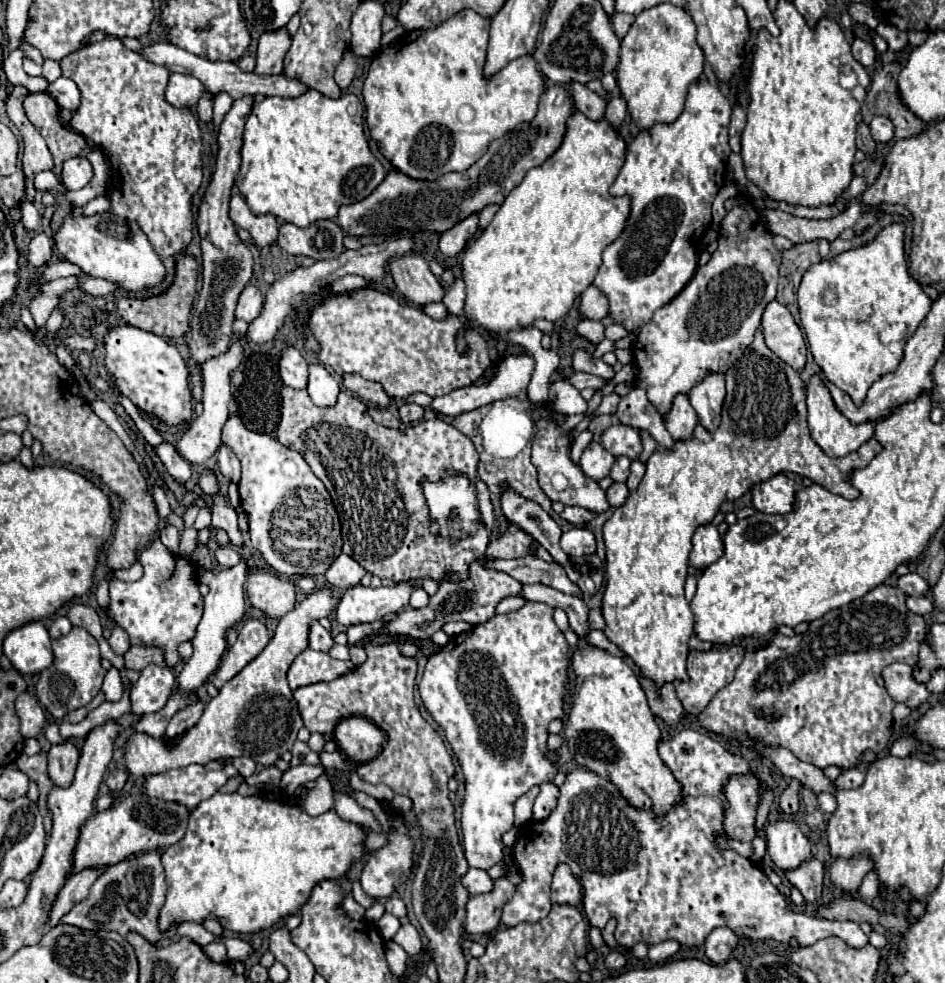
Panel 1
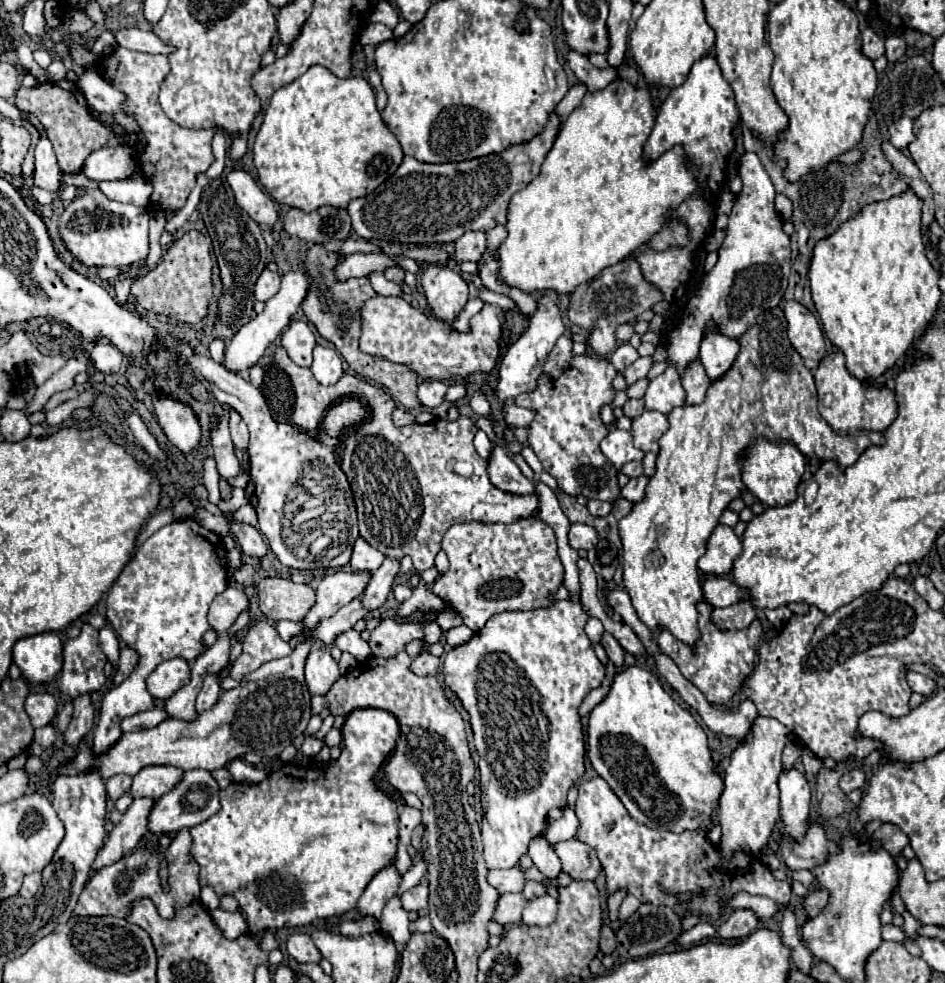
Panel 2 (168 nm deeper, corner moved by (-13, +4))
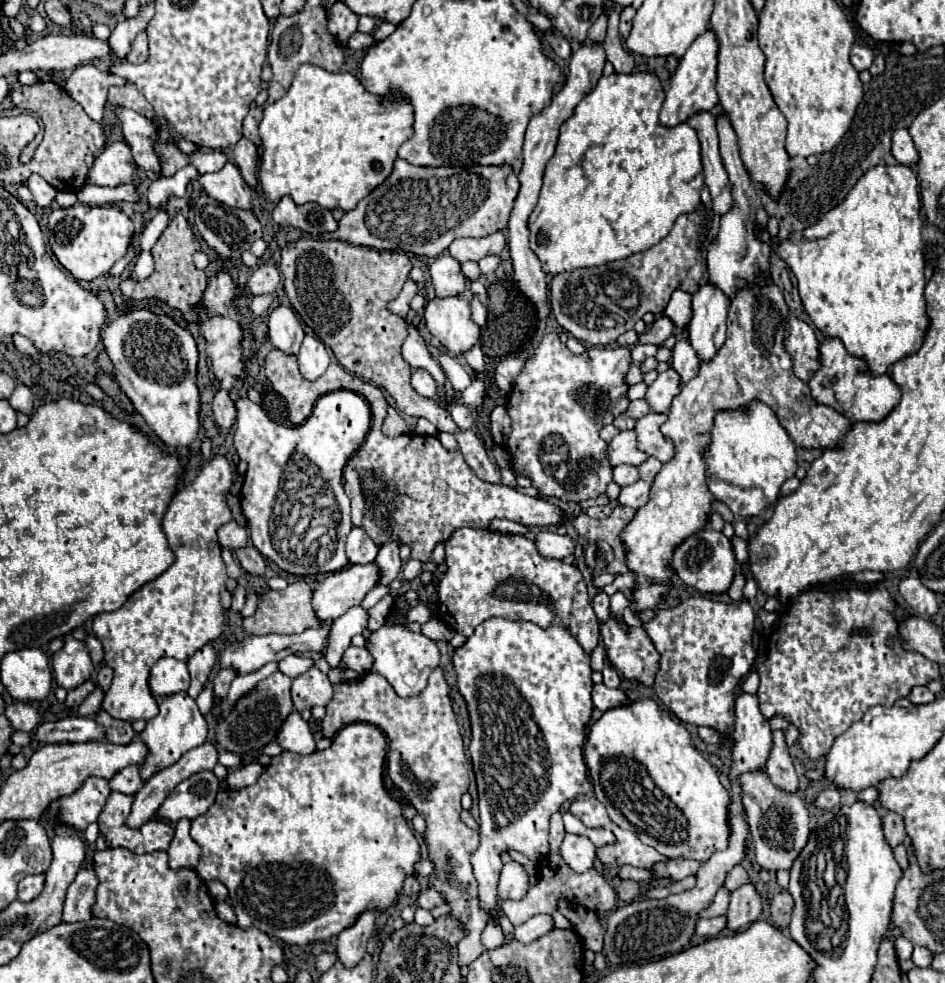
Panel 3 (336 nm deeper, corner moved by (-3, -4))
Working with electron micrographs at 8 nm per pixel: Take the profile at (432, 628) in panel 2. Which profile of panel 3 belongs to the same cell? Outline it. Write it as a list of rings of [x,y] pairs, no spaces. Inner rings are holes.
[[[429,620],[421,626],[421,634],[429,636],[433,642],[449,642],[455,632],[441,620]]]

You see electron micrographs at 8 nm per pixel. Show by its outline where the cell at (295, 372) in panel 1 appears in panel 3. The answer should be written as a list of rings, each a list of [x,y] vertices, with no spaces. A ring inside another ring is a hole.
[[[277,306],[269,316],[269,340],[273,348],[289,356],[297,356],[303,338],[305,332],[299,324],[297,314],[287,306]]]

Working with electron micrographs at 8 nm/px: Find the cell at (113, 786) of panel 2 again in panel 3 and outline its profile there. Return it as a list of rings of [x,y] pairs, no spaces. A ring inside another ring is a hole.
[[[89,778],[75,794],[53,802],[45,812],[45,816],[51,822],[71,824],[77,830],[85,832],[85,828],[99,818],[109,794],[111,794],[111,788],[107,780]]]

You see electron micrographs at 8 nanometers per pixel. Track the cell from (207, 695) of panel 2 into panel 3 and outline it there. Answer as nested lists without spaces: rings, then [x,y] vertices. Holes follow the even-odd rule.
[[[207,644],[207,646],[203,646],[203,648],[187,662],[189,674],[191,674],[191,688],[187,690],[187,694],[189,694],[193,700],[201,694],[205,682],[209,680],[209,674],[213,672],[213,666],[215,666],[215,658],[217,658],[217,654],[215,654],[213,646]]]

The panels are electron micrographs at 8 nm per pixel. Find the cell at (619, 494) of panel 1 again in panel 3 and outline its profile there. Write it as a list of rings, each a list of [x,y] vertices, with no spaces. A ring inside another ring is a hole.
[[[637,480],[635,484],[623,486],[621,494],[619,494],[619,504],[631,506],[631,508],[641,508],[643,504],[647,504],[649,498],[649,482],[645,480]]]

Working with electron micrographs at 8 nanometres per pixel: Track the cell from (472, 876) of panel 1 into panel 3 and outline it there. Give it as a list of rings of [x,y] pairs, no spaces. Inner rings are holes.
[[[509,862],[503,866],[501,870],[501,878],[497,884],[497,896],[501,900],[511,898],[511,900],[521,900],[527,890],[529,890],[529,876],[525,872],[525,868],[517,862]]]

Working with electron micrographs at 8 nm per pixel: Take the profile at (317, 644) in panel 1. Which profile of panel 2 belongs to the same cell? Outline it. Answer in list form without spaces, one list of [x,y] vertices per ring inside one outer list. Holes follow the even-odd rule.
[[[347,630],[343,634],[339,634],[339,638],[335,640],[335,644],[343,650],[343,652],[349,652],[351,656],[355,656],[355,660],[363,662],[367,658],[371,658],[371,648],[369,644],[359,636],[359,632],[355,630]]]

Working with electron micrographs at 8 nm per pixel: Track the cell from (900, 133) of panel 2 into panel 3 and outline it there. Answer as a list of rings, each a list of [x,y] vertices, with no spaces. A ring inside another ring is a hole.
[[[905,128],[893,132],[893,140],[891,140],[891,154],[899,164],[915,164],[917,162],[917,150],[913,146],[913,140],[909,136],[909,132]]]

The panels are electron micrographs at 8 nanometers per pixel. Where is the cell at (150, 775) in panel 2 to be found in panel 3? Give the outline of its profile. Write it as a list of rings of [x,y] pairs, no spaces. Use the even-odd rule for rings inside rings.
[[[127,766],[127,768],[123,768],[121,772],[117,772],[109,780],[109,786],[115,792],[121,792],[121,794],[131,796],[131,794],[137,794],[145,786],[145,782],[141,780],[141,774],[139,774],[139,768],[137,766]]]

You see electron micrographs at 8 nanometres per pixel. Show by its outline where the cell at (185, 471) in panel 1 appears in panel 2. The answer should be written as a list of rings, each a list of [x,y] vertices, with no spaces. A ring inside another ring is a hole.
[[[155,392],[153,408],[169,442],[173,442],[181,452],[191,452],[199,444],[201,424],[189,404],[175,400],[165,392]]]

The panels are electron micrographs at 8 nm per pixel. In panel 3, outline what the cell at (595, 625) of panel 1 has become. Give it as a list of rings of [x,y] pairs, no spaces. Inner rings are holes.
[[[599,592],[595,598],[593,598],[593,610],[597,614],[597,618],[600,623],[604,623],[605,620],[609,620],[610,616],[610,597],[605,592]]]

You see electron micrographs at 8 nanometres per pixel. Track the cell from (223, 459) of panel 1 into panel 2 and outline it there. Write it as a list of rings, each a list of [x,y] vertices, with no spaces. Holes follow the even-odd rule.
[[[233,408],[229,410],[229,430],[231,430],[233,444],[235,444],[237,448],[247,448],[247,444],[249,444],[247,426],[245,426],[245,422],[241,420],[241,416],[239,416]]]

